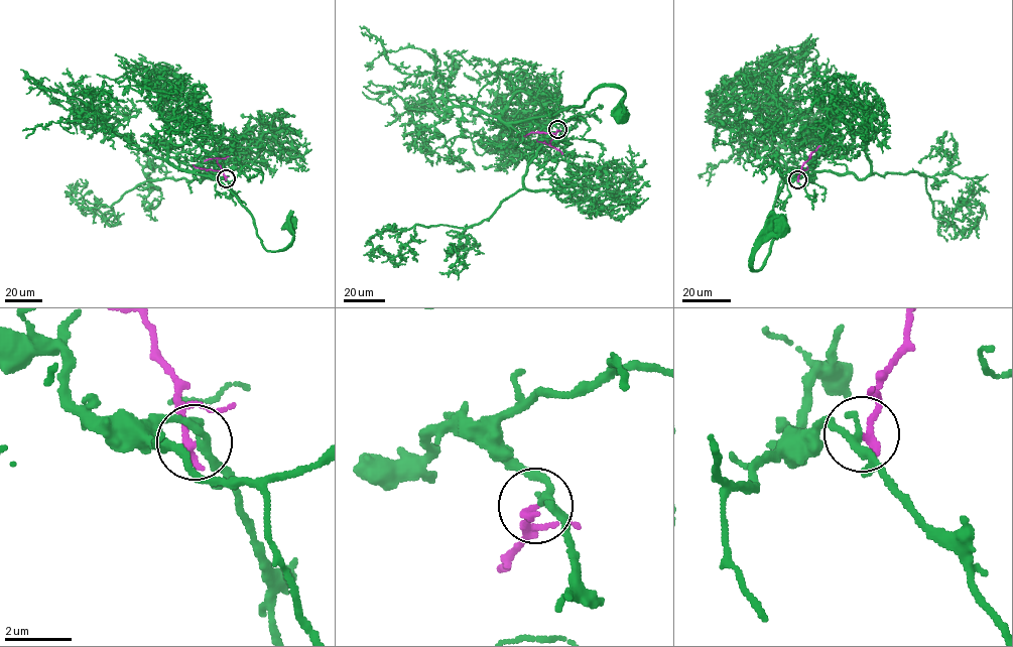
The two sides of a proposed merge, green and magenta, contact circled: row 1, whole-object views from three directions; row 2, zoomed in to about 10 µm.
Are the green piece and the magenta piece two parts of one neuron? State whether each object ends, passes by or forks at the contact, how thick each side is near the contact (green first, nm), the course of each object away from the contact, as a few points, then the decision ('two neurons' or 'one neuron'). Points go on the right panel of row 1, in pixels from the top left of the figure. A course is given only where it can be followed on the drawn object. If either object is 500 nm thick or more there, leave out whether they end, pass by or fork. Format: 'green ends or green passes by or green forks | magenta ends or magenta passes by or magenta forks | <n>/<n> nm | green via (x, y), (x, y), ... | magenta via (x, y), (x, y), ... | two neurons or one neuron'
green passes by | magenta ends | 220/300 nm | green via (797, 180), (794, 174), (805, 170), (783, 181), (770, 253), (755, 270), (754, 252), (780, 226) | magenta via (797, 180), (802, 164), (820, 146) | two neurons

